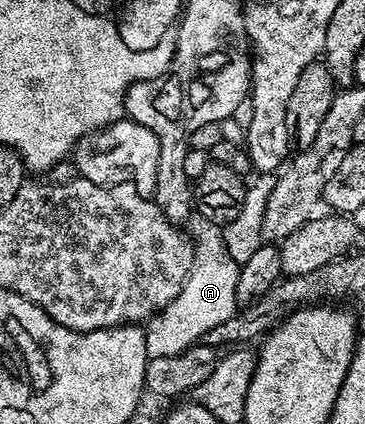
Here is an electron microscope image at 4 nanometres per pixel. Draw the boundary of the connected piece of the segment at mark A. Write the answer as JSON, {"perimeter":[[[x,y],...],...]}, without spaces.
{"perimeter":[[[201,216],[191,217],[189,226],[189,233],[196,245],[194,266],[176,300],[172,300],[145,323],[146,352],[150,358],[174,356],[195,343],[201,343],[212,328],[228,320],[240,306],[237,300],[240,266],[226,251],[223,227]]]}

